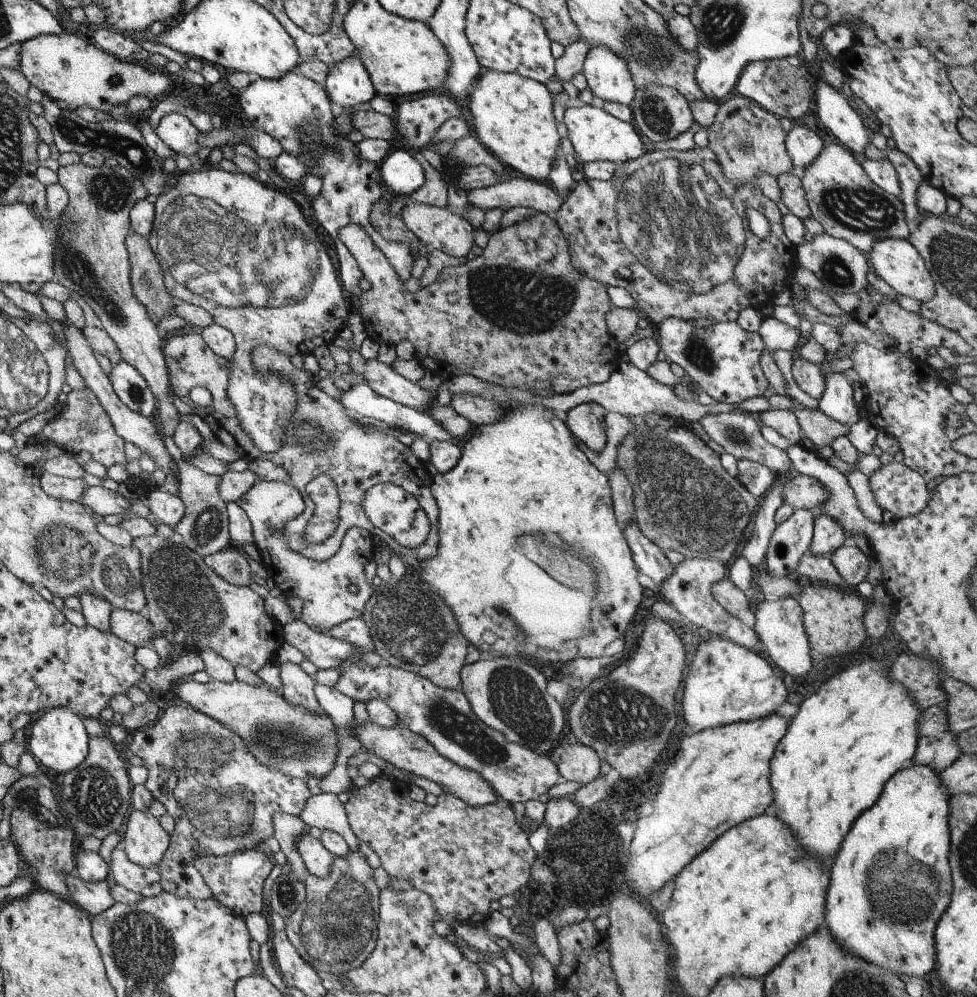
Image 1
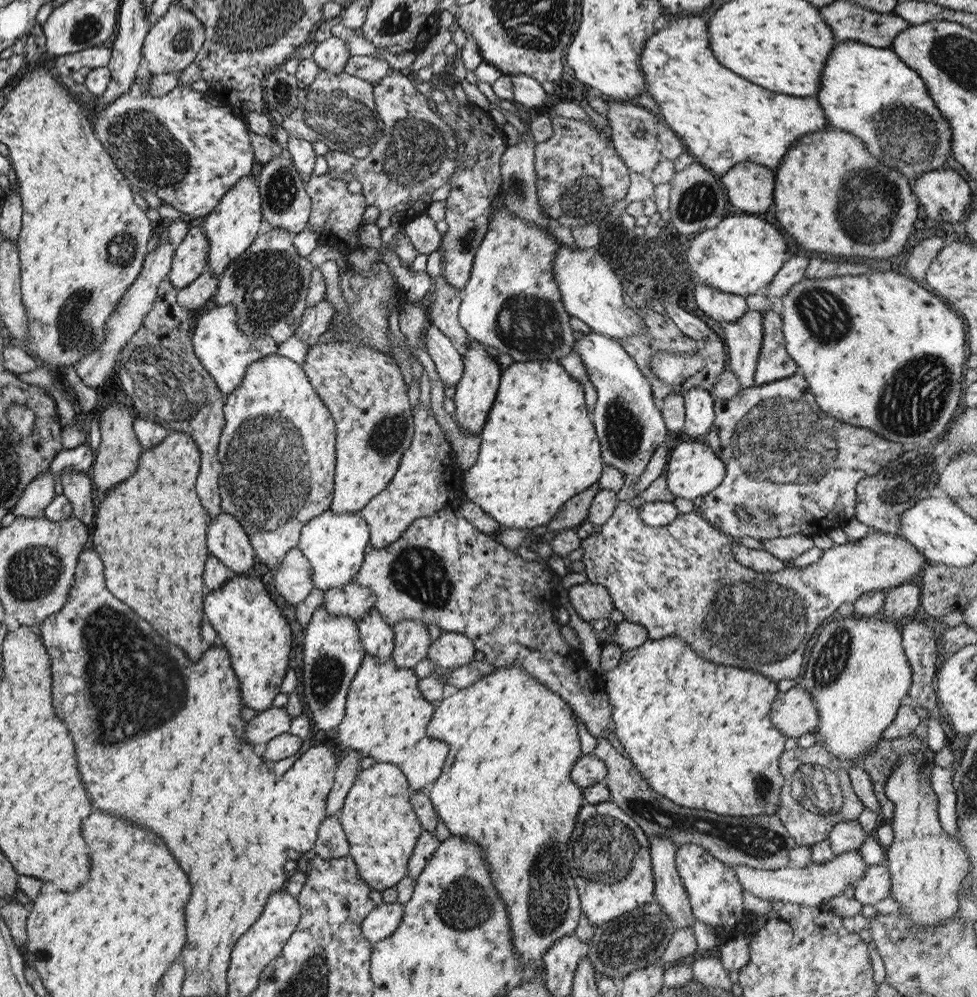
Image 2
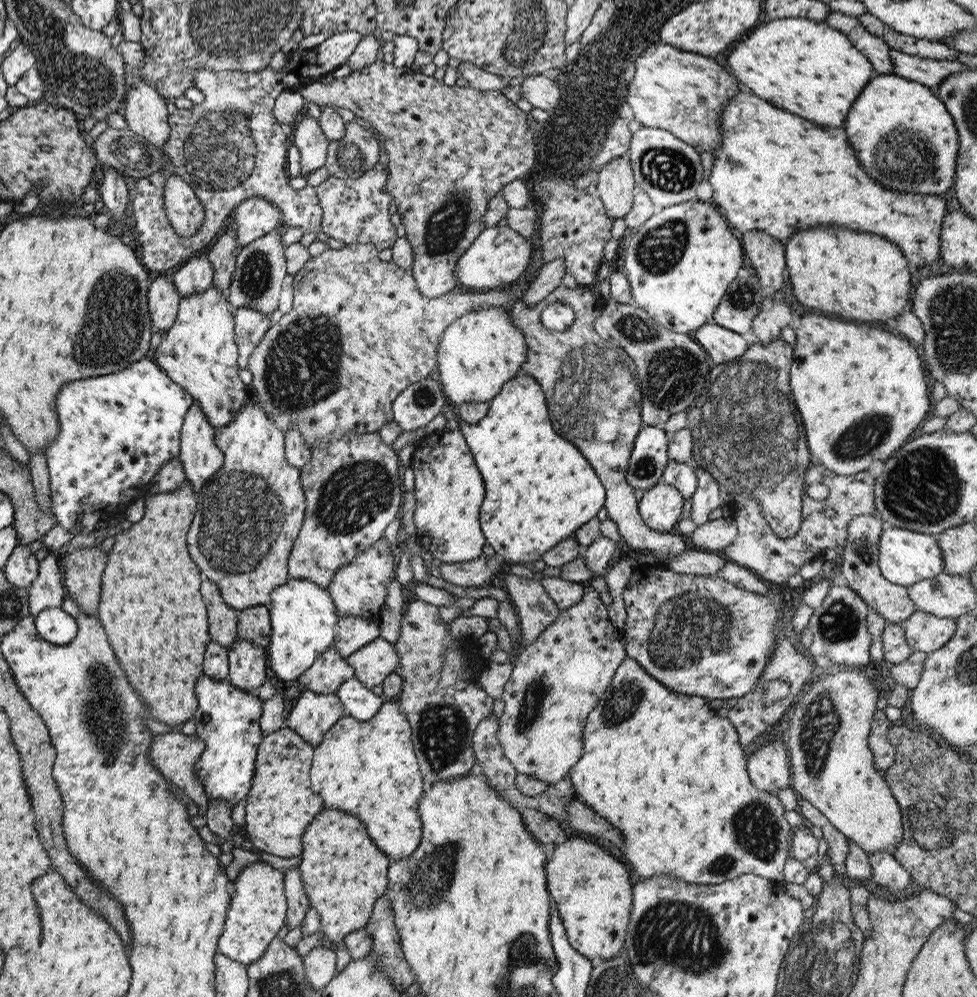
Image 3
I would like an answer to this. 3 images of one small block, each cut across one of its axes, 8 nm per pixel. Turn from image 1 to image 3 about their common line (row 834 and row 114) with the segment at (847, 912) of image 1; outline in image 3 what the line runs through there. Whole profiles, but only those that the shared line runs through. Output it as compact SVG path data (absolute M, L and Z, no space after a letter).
M876 74L851 104L843 128L861 168L883 188L937 196L951 188L958 134L944 104L925 86L893 74Z

